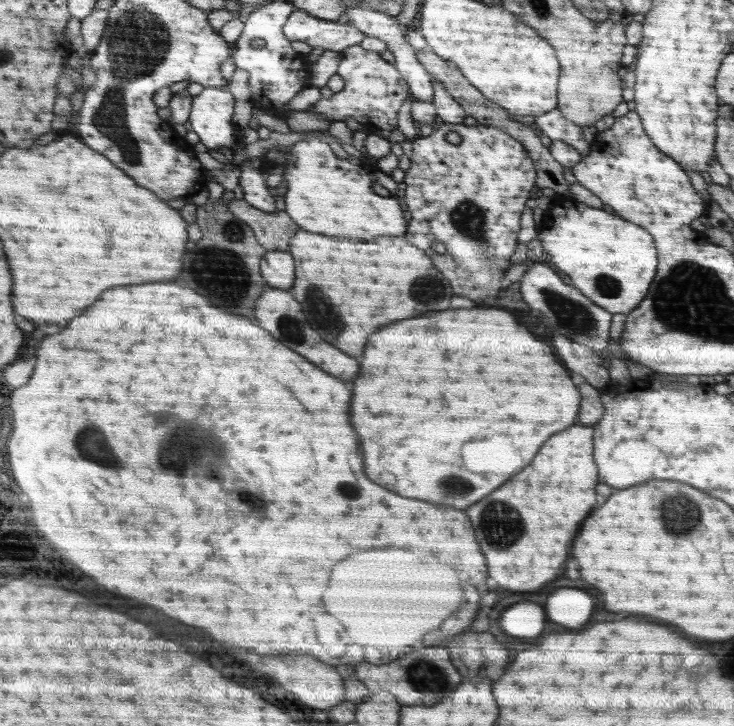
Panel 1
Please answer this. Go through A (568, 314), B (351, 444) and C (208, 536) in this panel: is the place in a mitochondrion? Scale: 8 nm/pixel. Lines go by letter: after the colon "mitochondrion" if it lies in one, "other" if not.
A: mitochondrion
B: other
C: other

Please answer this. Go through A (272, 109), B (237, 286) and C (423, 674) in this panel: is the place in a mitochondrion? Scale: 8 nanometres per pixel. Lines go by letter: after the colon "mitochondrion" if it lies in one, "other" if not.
A: other
B: mitochondrion
C: mitochondrion

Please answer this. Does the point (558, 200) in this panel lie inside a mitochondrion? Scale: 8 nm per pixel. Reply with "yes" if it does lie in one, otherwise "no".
no

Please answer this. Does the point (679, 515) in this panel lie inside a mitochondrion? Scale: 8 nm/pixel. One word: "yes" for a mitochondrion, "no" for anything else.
yes

